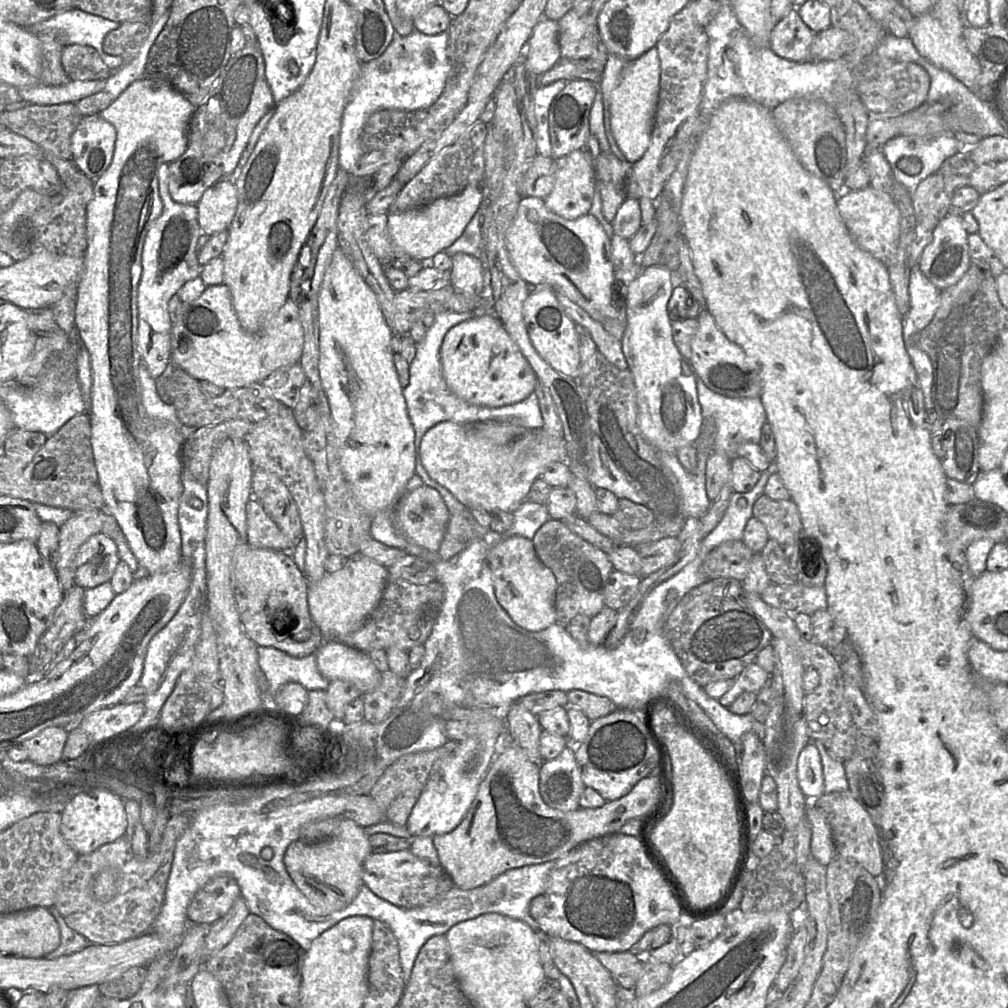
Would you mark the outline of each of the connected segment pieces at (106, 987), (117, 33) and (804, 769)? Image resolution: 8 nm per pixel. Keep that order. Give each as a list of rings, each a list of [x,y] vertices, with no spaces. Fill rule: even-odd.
[[[132,967],[116,978],[98,985],[105,998],[128,999],[141,989],[147,975],[146,967]]]
[[[122,22],[117,29],[112,30],[105,36],[103,50],[107,54],[121,56],[124,60],[124,65],[137,55],[149,31],[149,23]]]
[[[811,742],[800,752],[797,778],[802,793],[808,800],[814,800],[824,793],[821,756],[817,747]]]

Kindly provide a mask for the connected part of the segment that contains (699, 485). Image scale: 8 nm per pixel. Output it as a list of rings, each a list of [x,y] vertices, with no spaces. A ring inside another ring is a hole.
[[[697,450],[697,467],[693,472],[687,471],[679,462],[676,453],[663,453],[662,461],[676,477],[682,495],[683,510],[688,518],[700,519],[711,507],[711,500],[706,492],[706,464],[711,452]]]

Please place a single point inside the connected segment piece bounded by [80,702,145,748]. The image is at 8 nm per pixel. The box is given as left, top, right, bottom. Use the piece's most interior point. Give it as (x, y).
(103, 723)

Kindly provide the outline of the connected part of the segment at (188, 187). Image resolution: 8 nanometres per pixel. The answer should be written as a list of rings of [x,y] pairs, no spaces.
[[[191,143],[178,159],[169,163],[168,189],[174,201],[197,206],[204,192],[223,178],[221,168],[210,160],[214,156],[216,155],[207,155],[200,143]]]

